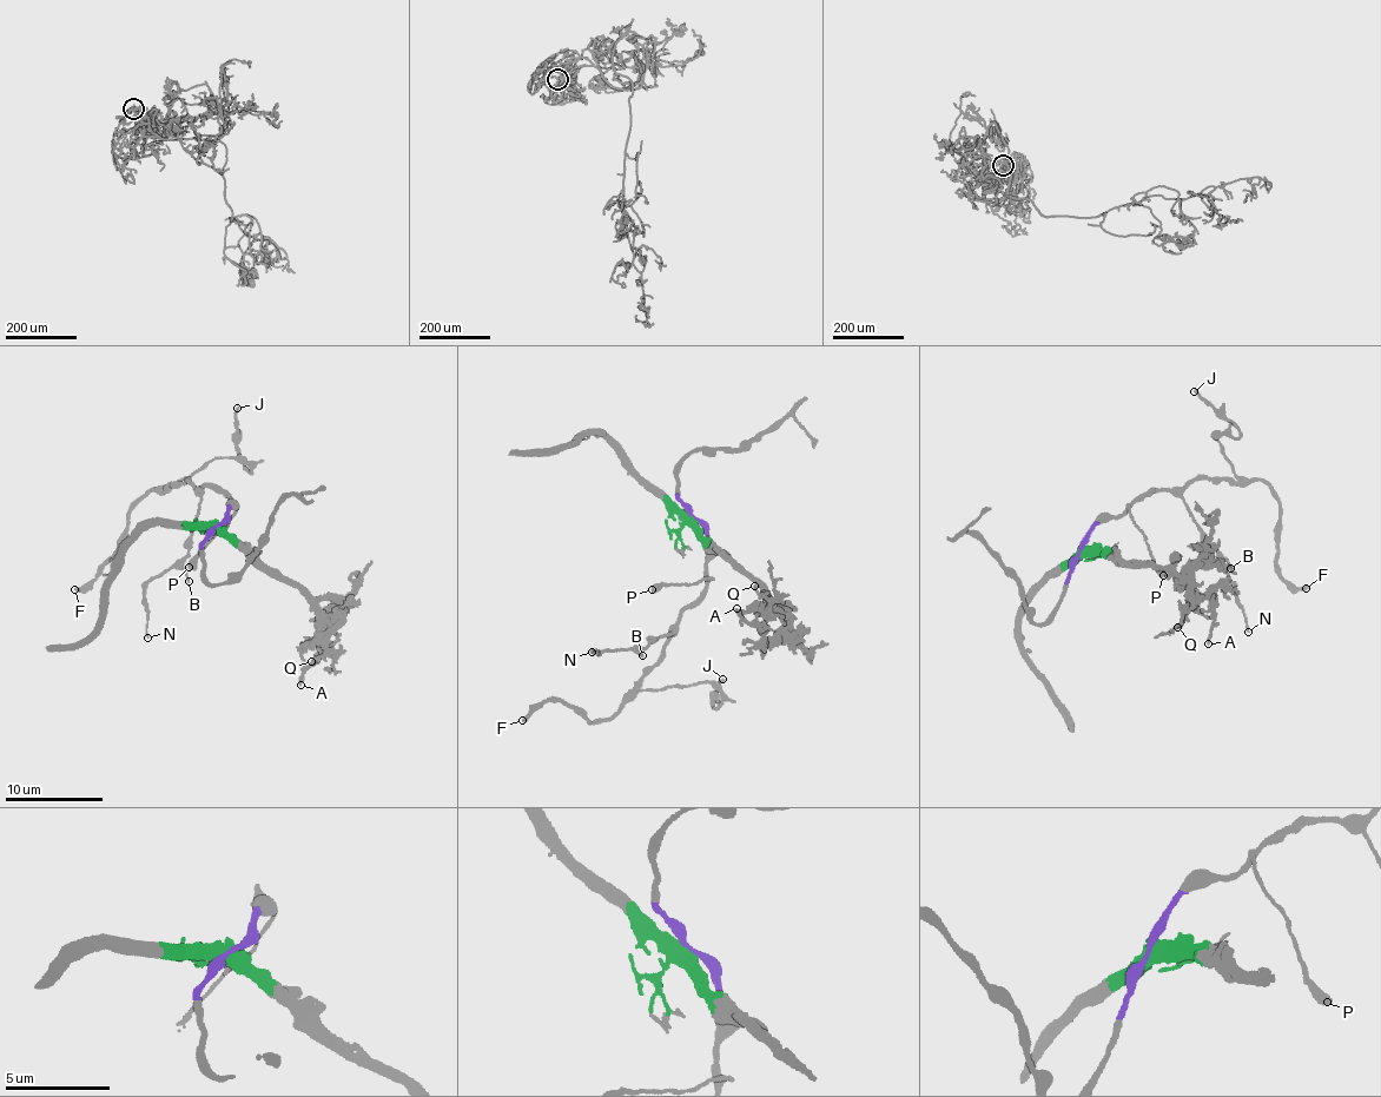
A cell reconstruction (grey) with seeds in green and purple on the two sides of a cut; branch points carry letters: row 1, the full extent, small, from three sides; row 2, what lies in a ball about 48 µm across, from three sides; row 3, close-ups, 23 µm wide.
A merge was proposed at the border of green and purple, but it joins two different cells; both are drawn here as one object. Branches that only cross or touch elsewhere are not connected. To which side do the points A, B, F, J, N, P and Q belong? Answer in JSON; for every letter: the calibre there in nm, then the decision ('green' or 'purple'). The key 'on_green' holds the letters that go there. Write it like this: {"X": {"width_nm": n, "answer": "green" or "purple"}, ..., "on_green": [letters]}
{"A": {"width_nm": 200, "answer": "green"}, "B": {"width_nm": 120, "answer": "purple"}, "F": {"width_nm": 240, "answer": "purple"}, "J": {"width_nm": 170, "answer": "purple"}, "N": {"width_nm": 100, "answer": "purple"}, "P": {"width_nm": 550, "answer": "purple"}, "Q": {"width_nm": 180, "answer": "green"}, "on_green": ["A", "Q"]}

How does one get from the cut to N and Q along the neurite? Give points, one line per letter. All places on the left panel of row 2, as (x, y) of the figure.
N: (215, 527), (232, 500), (206, 486), (191, 528), (192, 544), (184, 560), (151, 577), (147, 583), (147, 638)
Q: (215, 527), (230, 534), (264, 567), (286, 576), (310, 602), (324, 638), (324, 653), (312, 661)

